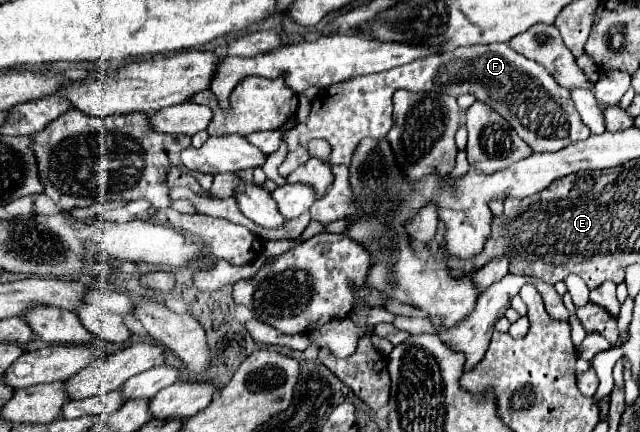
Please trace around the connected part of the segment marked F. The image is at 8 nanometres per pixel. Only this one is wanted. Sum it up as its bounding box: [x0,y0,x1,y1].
[279,43,591,177]

